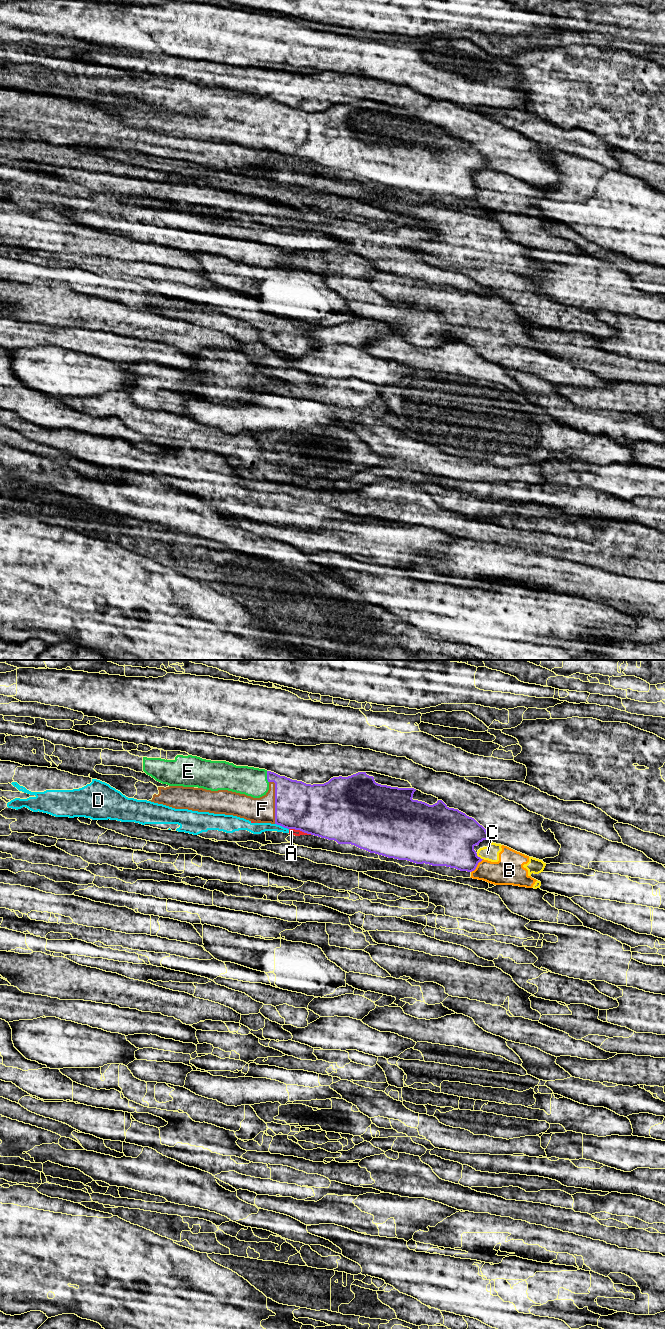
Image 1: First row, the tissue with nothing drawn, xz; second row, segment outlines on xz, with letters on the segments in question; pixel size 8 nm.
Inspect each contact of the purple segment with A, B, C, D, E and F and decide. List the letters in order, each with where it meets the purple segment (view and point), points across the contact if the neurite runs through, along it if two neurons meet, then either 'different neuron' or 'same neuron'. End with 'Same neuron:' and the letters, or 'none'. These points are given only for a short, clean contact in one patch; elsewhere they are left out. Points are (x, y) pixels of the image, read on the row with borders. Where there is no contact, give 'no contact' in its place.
A: xz (300, 830) | different neuron
B: xz (477, 864) | different neuron
C: xz (479, 857) | different neuron
D: xz (282, 826) | along xz (275, 823), (288, 829) | different neuron
E: xz (267, 777) | same neuron
F: xz (275, 801) | same neuron
Same neuron: E, F

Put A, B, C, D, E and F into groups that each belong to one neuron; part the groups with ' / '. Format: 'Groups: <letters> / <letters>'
Groups: A D / B C / E F

